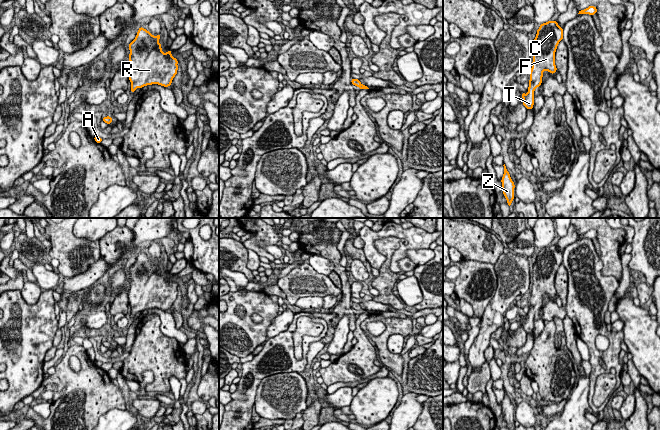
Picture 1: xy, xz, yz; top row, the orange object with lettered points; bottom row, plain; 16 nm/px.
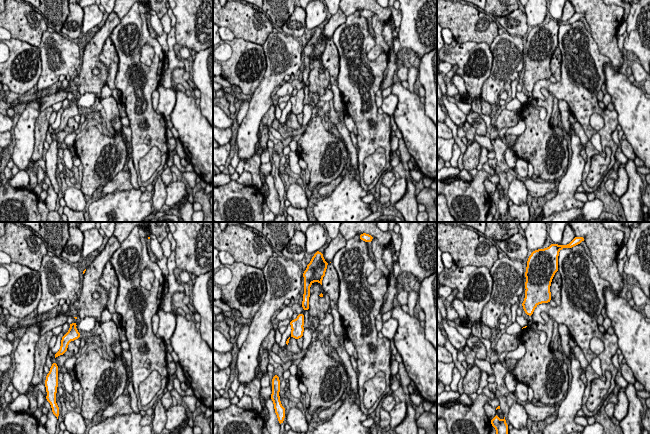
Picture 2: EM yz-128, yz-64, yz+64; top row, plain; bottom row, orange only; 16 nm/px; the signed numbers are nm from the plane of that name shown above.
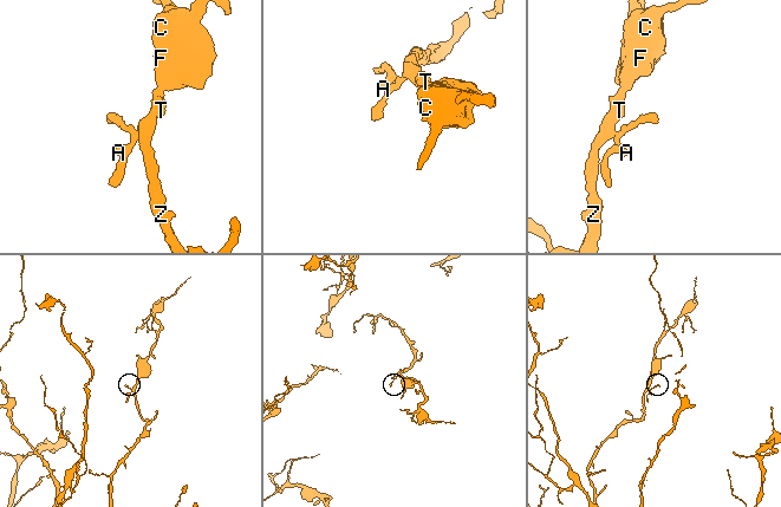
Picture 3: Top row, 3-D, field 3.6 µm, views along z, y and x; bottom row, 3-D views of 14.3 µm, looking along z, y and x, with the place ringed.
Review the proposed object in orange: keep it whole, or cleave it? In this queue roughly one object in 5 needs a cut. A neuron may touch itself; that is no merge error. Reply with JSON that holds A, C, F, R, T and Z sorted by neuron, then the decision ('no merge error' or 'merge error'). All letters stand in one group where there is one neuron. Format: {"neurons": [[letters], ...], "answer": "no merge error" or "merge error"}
{"neurons": [["A", "C", "F", "R", "T", "Z"]], "answer": "no merge error"}

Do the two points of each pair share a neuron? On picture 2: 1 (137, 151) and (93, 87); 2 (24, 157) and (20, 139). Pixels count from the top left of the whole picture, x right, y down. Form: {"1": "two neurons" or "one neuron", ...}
{"1": "two neurons", "2": "one neuron"}

